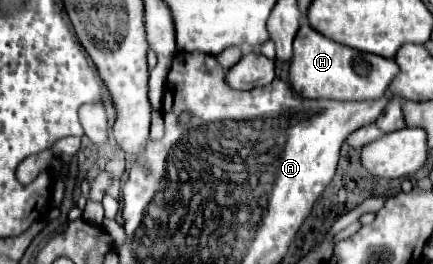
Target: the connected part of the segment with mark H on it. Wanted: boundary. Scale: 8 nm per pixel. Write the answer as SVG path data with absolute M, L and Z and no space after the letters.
M304 23L294 39L294 57L290 63L290 83L296 93L300 93L306 99L336 99L336 101L376 101L388 93L390 83L398 75L398 65L394 59L384 59L380 55L356 51L352 47L344 47L324 35L320 35L316 29L312 29L308 23Z

